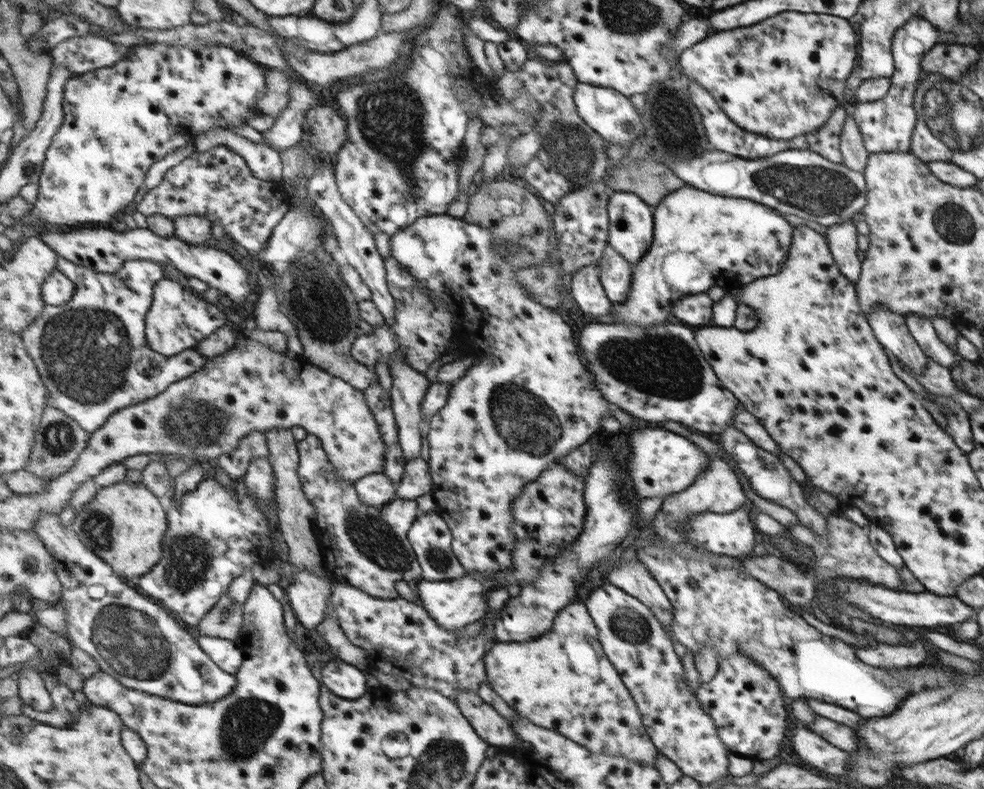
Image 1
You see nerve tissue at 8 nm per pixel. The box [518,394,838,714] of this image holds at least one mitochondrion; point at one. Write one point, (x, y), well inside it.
(627, 625)

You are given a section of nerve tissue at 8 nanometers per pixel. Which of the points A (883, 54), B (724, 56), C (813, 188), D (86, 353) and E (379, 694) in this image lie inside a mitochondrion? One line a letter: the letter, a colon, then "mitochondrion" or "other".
A: other
B: other
C: mitochondrion
D: mitochondrion
E: other

